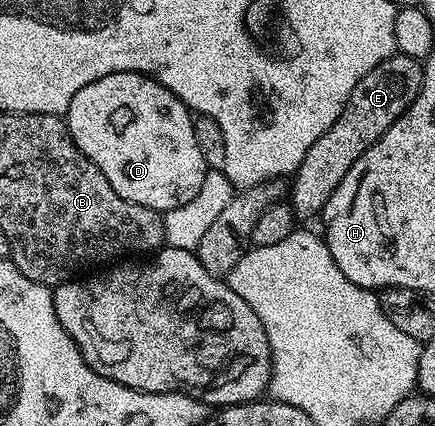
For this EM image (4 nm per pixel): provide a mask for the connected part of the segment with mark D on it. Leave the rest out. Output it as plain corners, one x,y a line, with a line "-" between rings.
115,72
87,84
87,88
79,88
67,115
69,134
75,144
83,156
91,159
99,172
107,176
111,188
115,188
119,196
158,212
179,208
194,200
203,185
207,167
199,140
195,140
193,120
189,107
182,104
162,82
156,82
148,74
135,72

